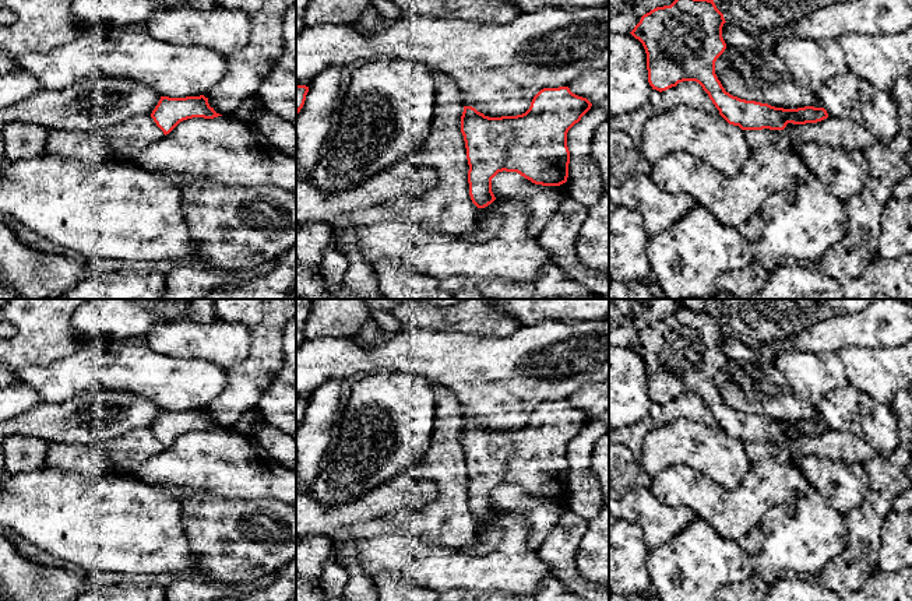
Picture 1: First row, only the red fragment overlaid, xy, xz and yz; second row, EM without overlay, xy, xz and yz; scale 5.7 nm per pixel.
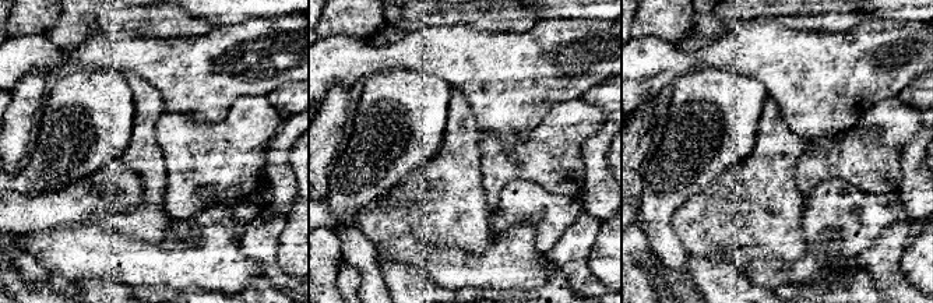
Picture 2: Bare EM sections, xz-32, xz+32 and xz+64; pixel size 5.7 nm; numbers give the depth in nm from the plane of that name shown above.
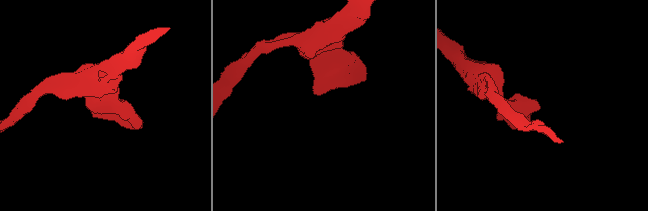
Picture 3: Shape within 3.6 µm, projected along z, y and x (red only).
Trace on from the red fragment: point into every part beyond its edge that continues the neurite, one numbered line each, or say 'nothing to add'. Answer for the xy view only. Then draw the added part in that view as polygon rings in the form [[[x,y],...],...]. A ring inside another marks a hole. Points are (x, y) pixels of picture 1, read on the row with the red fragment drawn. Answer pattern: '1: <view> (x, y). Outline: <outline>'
nothing to add

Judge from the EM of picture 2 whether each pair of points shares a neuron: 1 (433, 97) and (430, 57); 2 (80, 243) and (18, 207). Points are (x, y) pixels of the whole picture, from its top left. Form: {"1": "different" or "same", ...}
{"1": "different", "2": "different"}

